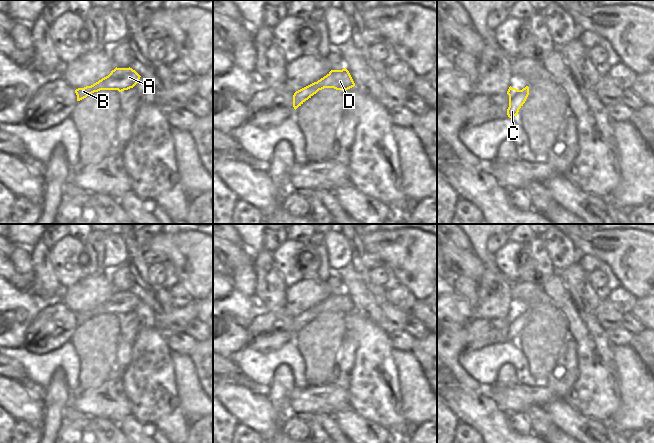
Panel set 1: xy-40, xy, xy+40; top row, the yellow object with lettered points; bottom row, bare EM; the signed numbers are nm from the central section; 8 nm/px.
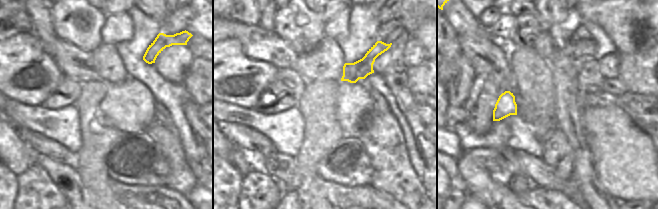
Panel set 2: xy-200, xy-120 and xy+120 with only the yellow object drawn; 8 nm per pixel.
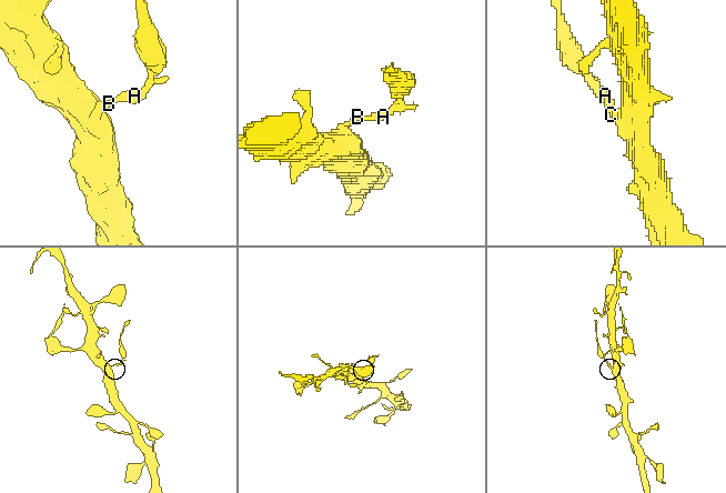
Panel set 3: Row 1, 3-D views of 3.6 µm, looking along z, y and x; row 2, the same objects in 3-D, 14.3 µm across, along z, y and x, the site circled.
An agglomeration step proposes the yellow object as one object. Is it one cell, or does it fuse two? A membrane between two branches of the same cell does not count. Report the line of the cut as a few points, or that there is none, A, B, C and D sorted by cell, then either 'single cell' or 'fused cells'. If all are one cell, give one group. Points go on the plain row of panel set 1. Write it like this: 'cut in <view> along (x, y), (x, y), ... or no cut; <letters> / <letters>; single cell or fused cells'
cut in xy-40 along (91, 309), (95, 311), (95, 315); A D / B C; fused cells

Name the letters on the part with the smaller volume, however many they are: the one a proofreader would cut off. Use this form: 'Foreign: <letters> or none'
Foreign: A, D

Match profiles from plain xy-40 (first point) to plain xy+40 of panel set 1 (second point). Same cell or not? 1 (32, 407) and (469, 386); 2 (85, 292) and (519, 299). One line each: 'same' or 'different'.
1: different
2: same

